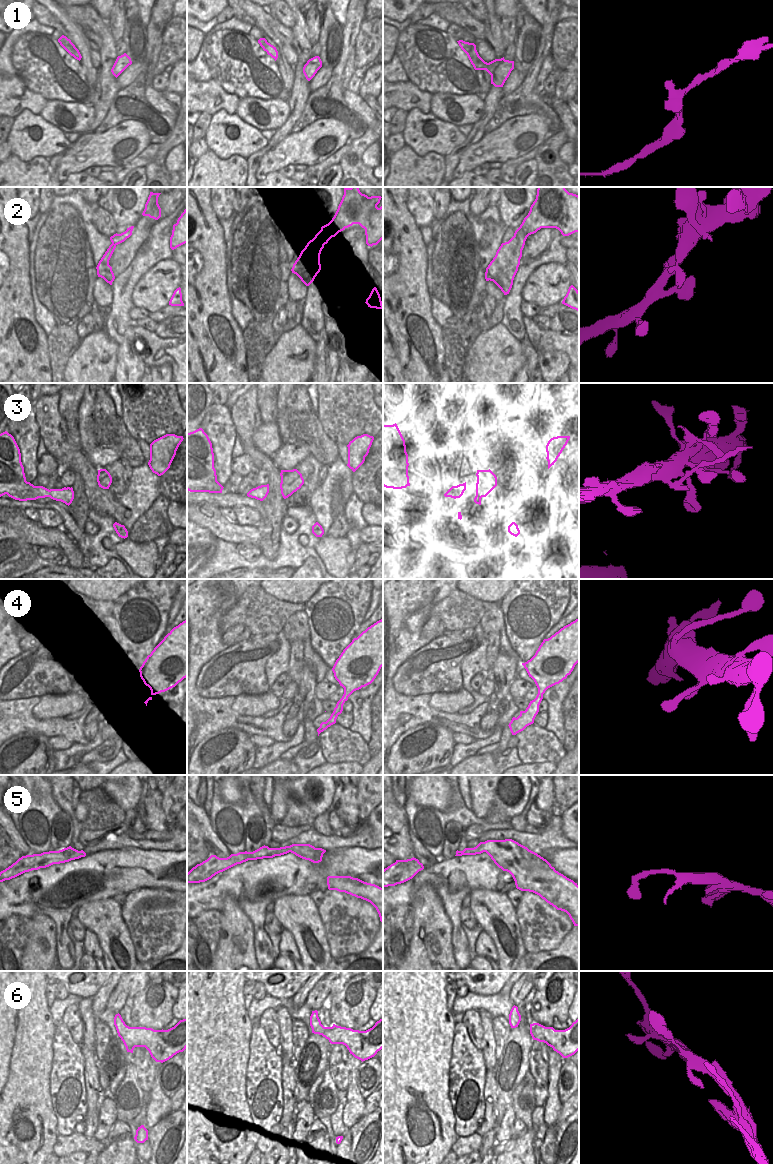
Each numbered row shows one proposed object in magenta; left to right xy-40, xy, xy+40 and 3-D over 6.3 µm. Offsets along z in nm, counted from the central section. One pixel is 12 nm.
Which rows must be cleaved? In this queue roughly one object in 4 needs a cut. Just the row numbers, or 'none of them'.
3

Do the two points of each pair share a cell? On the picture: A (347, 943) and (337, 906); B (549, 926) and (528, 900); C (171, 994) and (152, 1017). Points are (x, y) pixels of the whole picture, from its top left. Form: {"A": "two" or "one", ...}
{"A": "one", "B": "one", "C": "one"}

